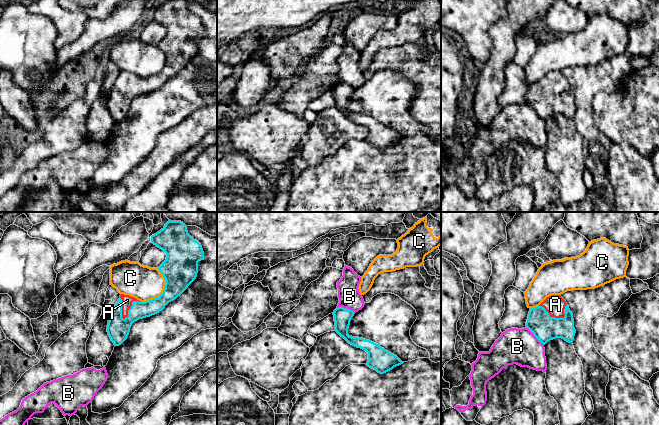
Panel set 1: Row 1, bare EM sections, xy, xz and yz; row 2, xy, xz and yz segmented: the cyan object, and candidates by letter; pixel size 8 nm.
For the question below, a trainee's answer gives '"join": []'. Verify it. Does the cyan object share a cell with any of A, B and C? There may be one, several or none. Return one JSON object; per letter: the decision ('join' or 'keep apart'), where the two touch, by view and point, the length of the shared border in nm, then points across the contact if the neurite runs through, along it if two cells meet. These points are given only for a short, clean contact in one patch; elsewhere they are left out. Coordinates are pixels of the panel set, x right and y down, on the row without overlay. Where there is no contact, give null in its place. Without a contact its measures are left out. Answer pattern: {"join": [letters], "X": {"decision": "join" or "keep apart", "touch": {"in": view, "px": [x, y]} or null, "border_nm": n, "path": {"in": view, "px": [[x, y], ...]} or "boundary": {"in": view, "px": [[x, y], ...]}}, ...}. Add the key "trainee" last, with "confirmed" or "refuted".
{"join": ["A"], "A": {"decision": "join", "touch": {"in": "xy", "px": [130, 84]}, "border_nm": 200, "path": {"in": "xy", "px": [[118, 105], [119, 99], [130, 84], [127, 76]]}}, "B": {"decision": "keep apart", "touch": {"in": "yz", "px": [534, 111]}, "border_nm": 200, "boundary": {"in": "yz", "px": [[526, 103], [543, 121]]}}, "C": {"decision": "keep apart", "touch": {"in": "xy", "px": [163, 67]}, "border_nm": 320}, "trainee": "refuted"}

